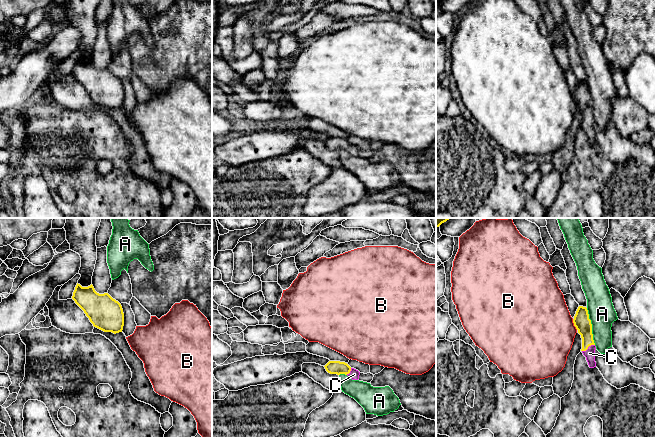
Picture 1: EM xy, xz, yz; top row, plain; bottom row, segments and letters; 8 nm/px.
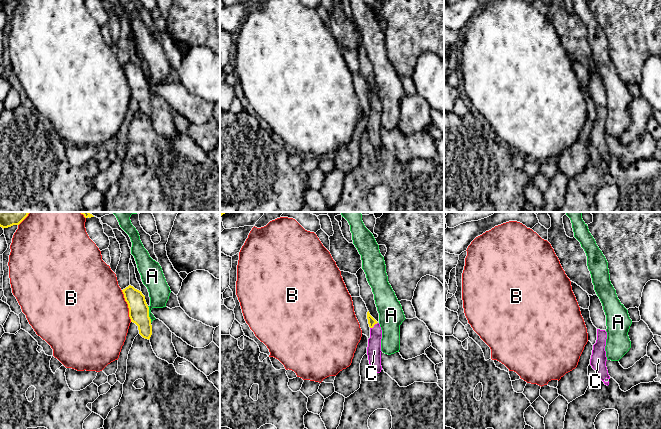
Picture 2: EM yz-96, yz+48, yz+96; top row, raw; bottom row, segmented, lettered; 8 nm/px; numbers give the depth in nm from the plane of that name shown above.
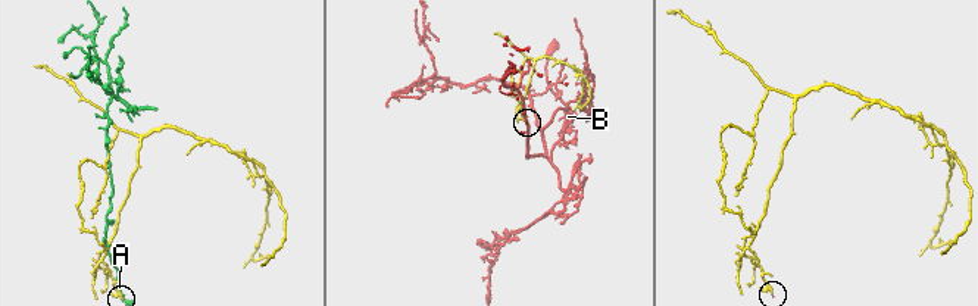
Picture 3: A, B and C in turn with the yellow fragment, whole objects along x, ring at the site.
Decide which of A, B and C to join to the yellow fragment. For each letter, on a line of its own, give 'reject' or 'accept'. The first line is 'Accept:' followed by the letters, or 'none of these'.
Accept: C
A: reject
B: reject
C: accept

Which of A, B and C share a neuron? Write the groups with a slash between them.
A / B / C

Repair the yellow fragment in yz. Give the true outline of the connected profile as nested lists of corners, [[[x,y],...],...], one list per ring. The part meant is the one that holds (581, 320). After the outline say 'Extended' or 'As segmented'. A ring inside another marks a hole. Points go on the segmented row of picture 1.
[[[579,306],[573,319],[574,326],[582,338],[582,353],[586,357],[590,368],[596,367],[595,350],[596,346],[593,340],[592,324],[589,319],[586,307]]]. Extended

